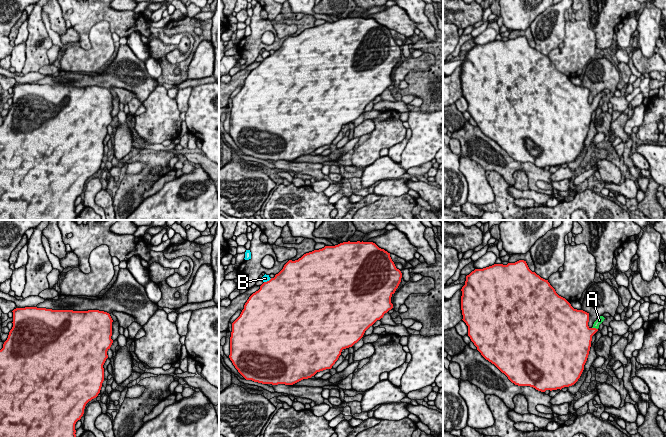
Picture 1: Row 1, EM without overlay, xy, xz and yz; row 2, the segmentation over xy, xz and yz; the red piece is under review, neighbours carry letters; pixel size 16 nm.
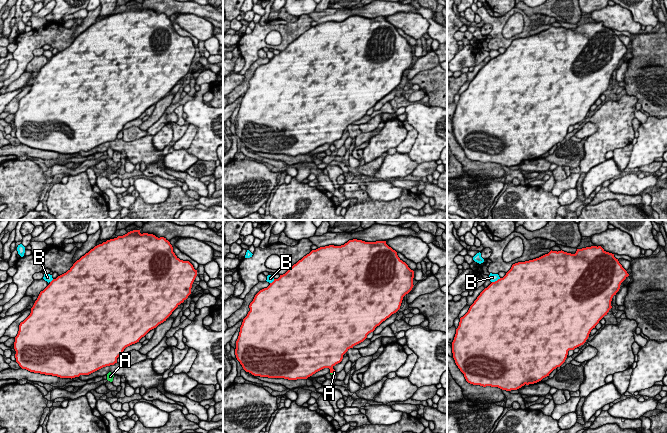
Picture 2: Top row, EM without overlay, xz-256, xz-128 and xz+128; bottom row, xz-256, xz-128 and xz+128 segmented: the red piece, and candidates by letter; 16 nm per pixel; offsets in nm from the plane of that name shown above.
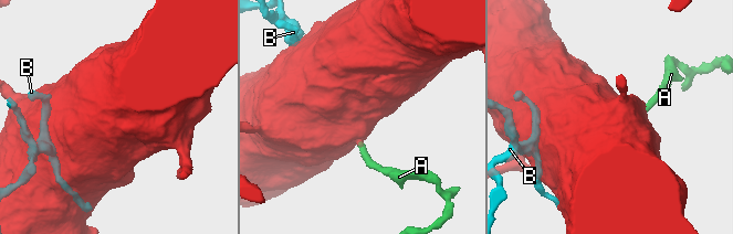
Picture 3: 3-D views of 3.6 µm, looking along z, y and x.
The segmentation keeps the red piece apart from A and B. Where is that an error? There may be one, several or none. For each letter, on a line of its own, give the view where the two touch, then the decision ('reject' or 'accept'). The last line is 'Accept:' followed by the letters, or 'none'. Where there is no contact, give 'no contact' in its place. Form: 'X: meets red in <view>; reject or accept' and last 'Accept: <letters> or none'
A: meets red in yz; accept
B: meets red in xz; reject
Accept: A

